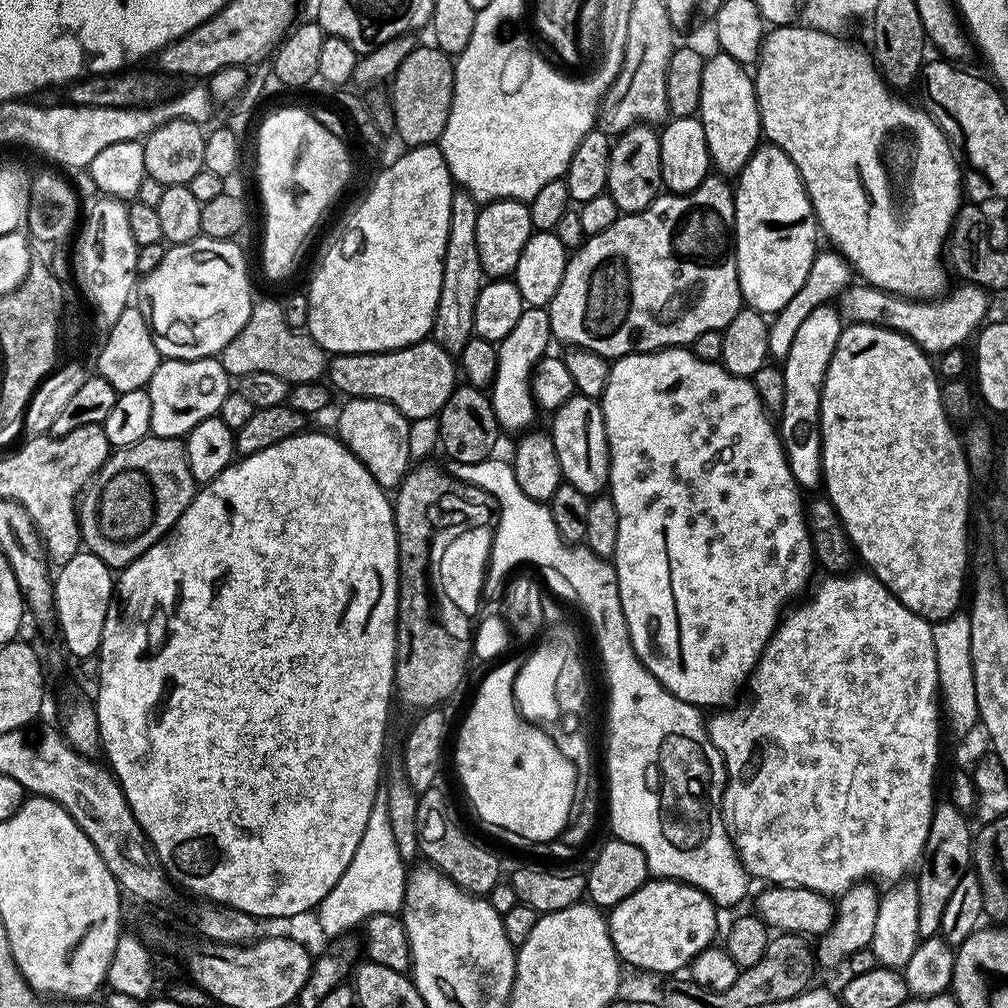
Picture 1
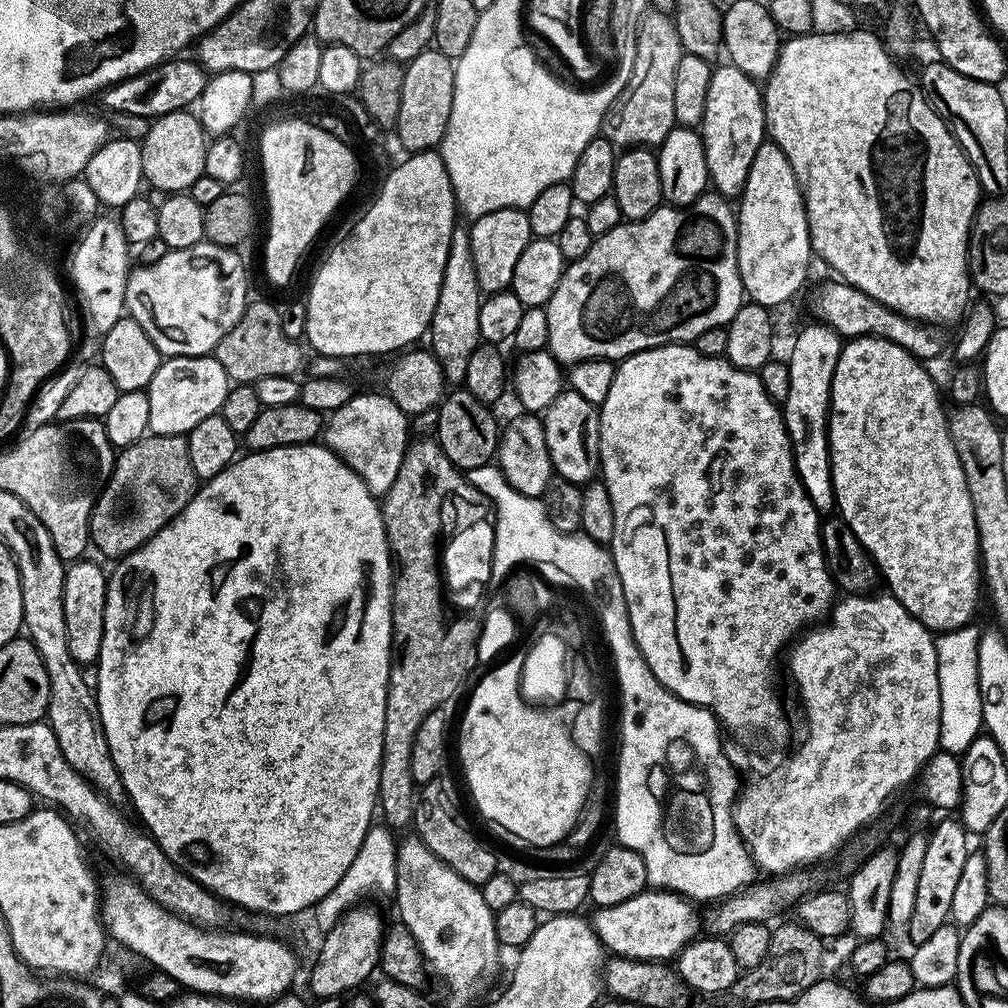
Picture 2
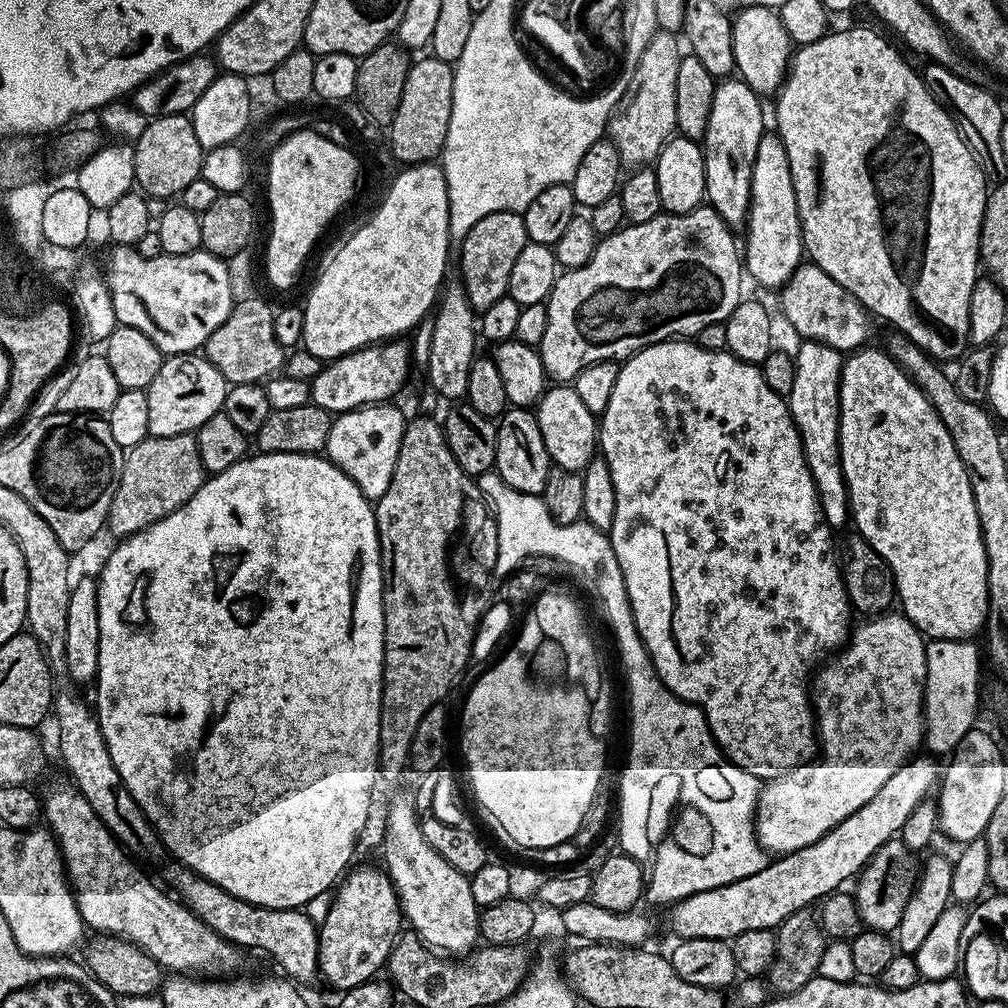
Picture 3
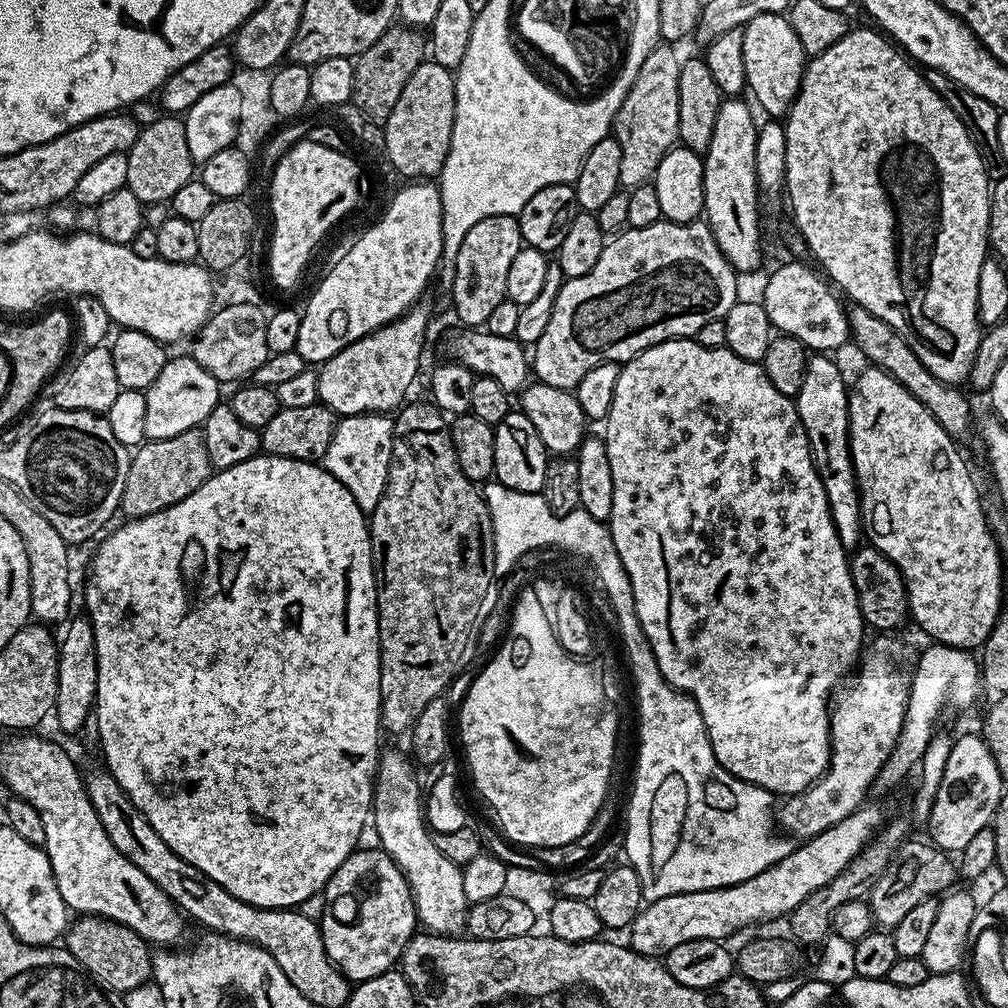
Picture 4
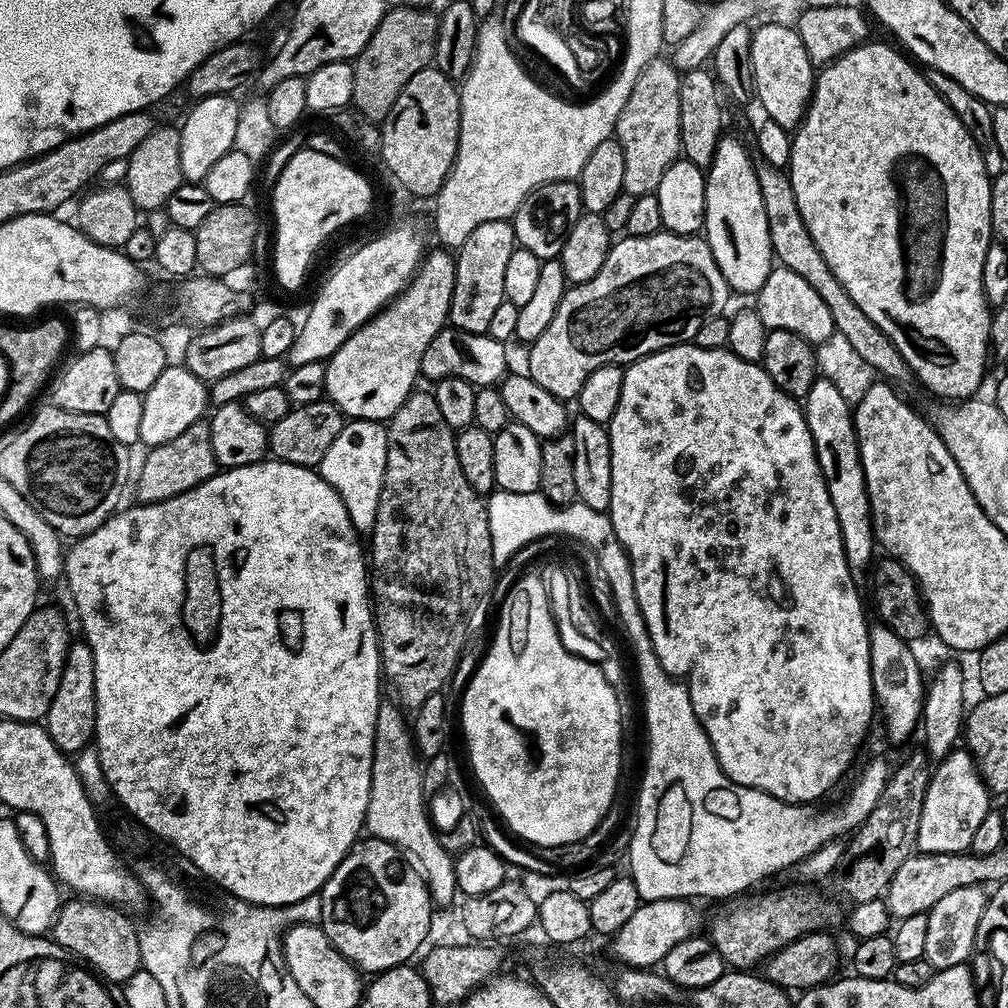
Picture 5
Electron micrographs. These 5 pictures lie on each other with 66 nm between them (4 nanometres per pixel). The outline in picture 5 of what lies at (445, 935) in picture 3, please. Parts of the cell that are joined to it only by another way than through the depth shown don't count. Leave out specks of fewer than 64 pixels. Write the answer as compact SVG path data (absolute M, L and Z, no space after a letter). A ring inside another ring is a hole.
M381 703L374 726L374 758L370 778L370 802L366 810L369 837L385 840L399 848L405 857L413 856L415 867L424 877L433 905L448 904L458 896L456 864L453 853L442 846L437 829L432 827L424 798L422 760L412 742L409 721L395 703Z

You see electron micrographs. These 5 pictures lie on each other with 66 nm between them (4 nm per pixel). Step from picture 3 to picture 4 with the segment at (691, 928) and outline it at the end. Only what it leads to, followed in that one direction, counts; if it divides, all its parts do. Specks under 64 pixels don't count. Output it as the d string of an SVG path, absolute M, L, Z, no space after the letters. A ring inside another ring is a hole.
M865 803L852 815L842 818L842 822L816 836L807 837L801 848L800 845L793 847L789 856L762 870L762 874L746 878L746 882L738 882L729 888L670 894L645 903L630 926L630 947L644 956L659 957L674 950L674 946L679 946L681 942L694 942L698 938L724 942L729 939L727 936L751 924L776 920L779 916L787 917L803 900L810 898L810 894L834 882L834 878L838 878L838 874L842 874L842 870L846 870L852 859L871 842L885 820L886 815L878 805Z

